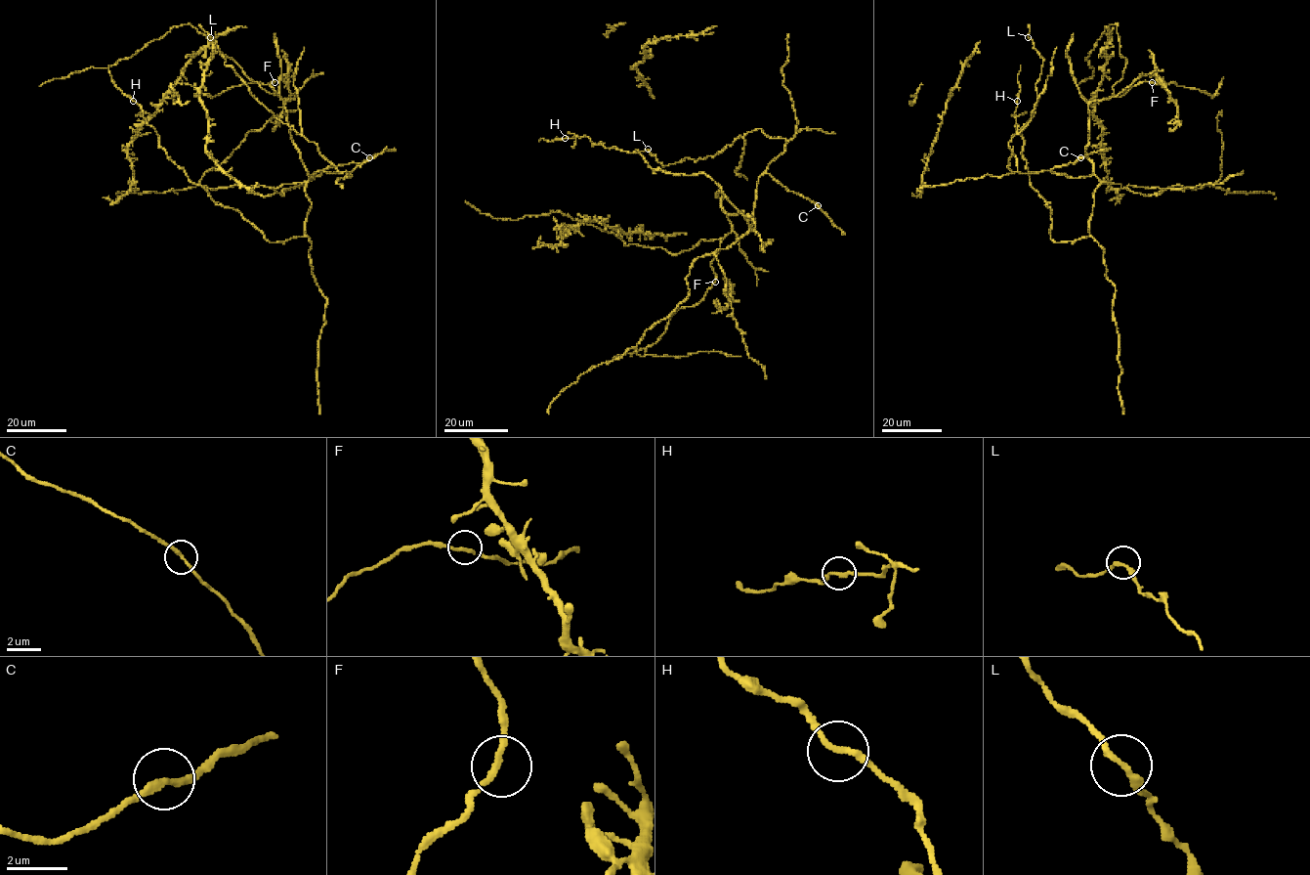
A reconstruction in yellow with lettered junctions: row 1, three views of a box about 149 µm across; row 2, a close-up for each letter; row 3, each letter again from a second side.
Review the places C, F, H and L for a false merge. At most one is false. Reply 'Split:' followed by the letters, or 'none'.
Split: none

